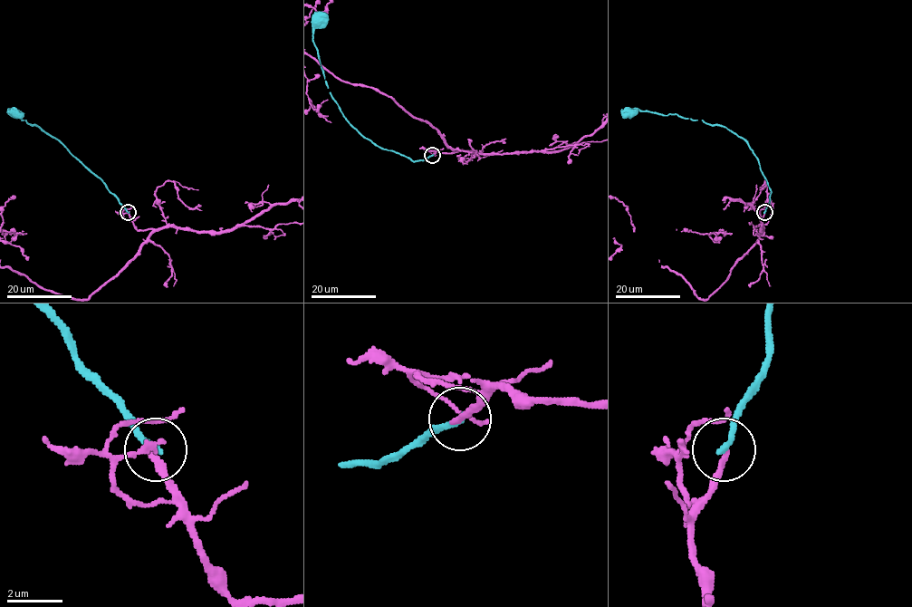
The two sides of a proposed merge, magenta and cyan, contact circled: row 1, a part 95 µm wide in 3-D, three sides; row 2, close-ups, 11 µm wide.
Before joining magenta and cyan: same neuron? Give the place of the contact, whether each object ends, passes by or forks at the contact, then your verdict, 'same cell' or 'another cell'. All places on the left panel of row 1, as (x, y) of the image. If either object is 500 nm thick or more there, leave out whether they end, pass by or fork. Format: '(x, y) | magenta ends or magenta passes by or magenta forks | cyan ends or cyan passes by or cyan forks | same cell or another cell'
(128, 212) | magenta ends | cyan ends | another cell

